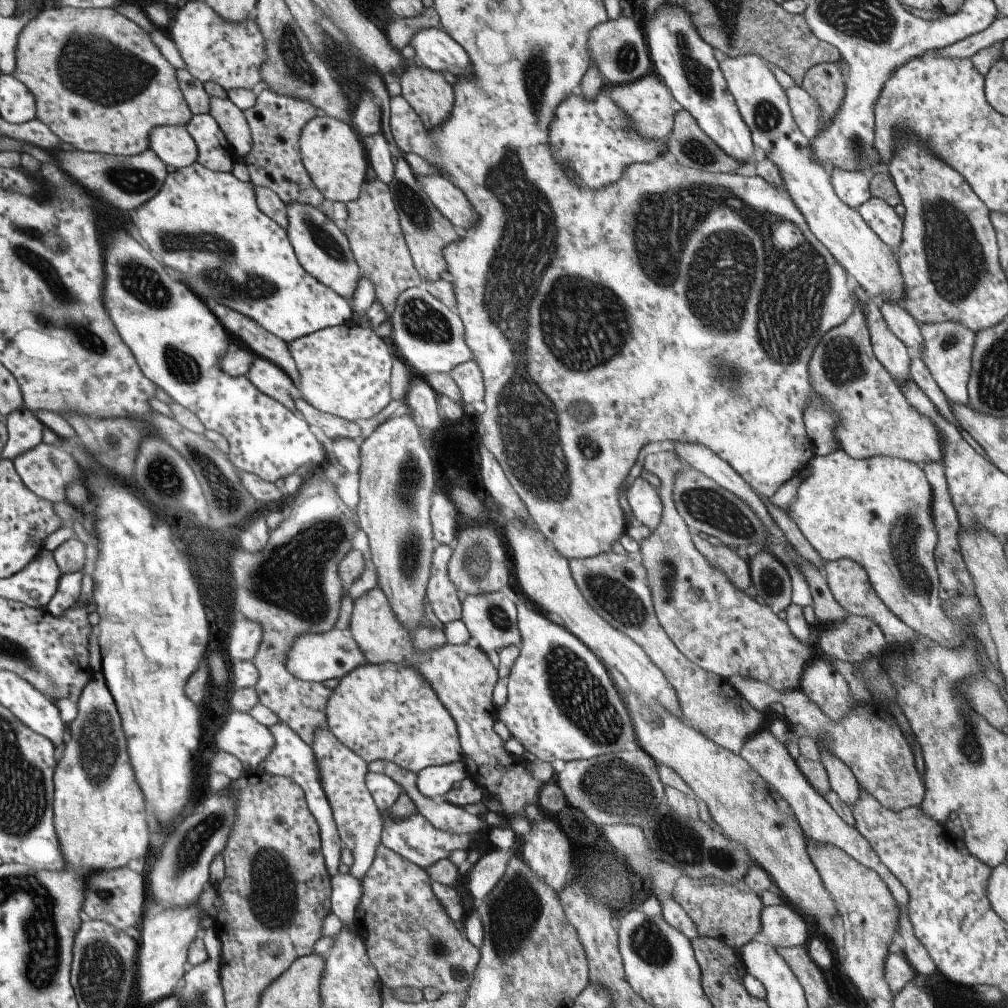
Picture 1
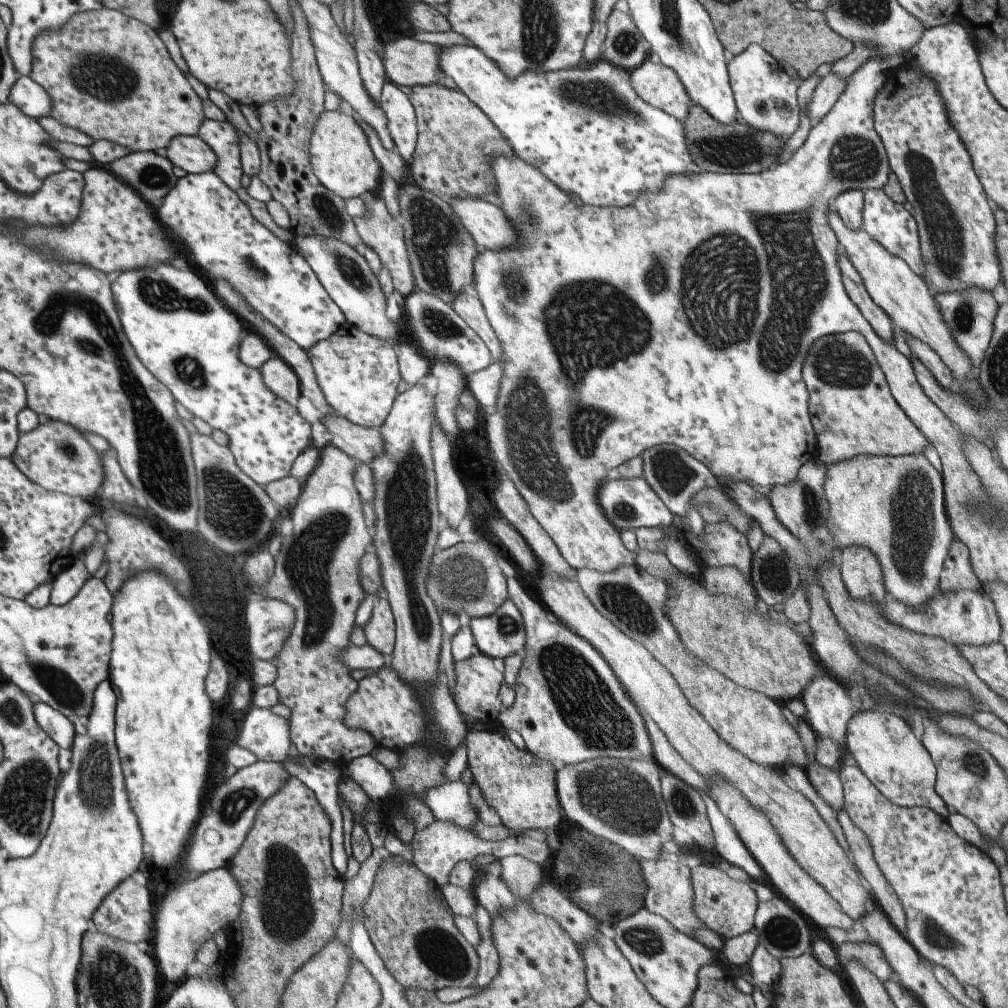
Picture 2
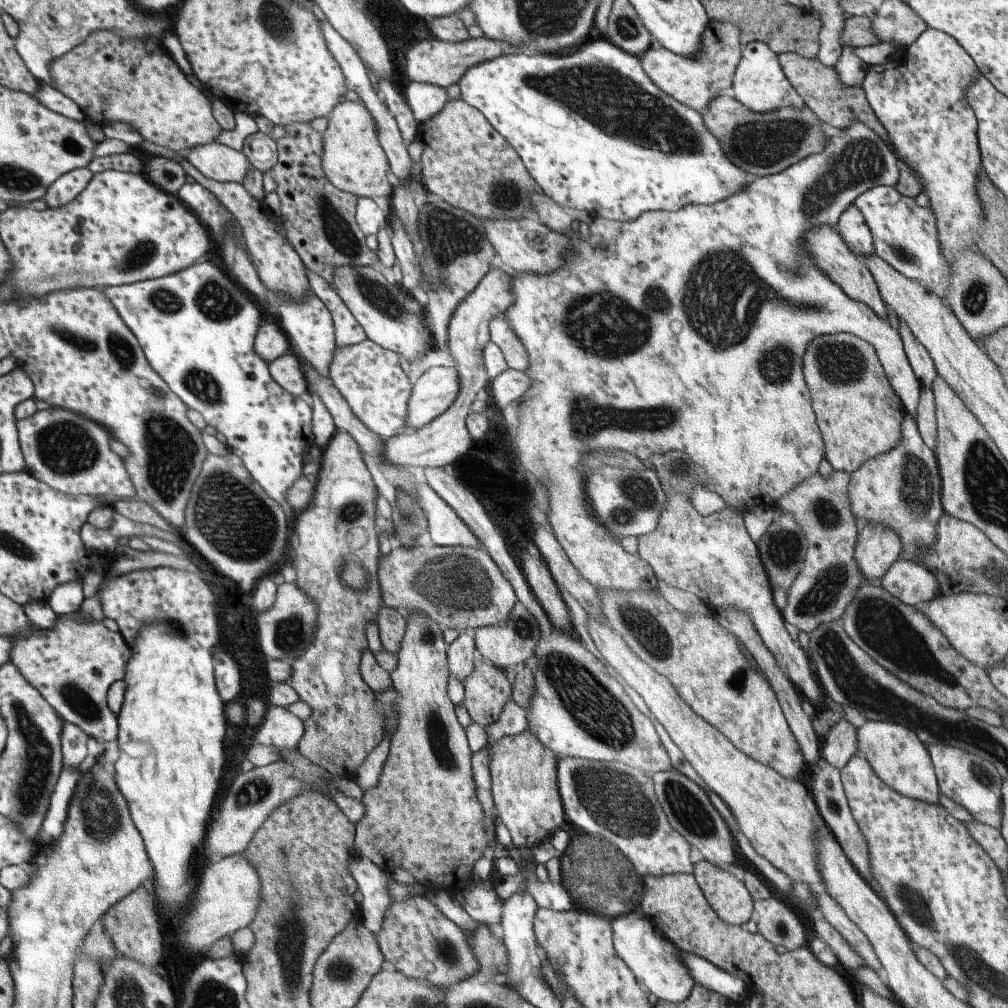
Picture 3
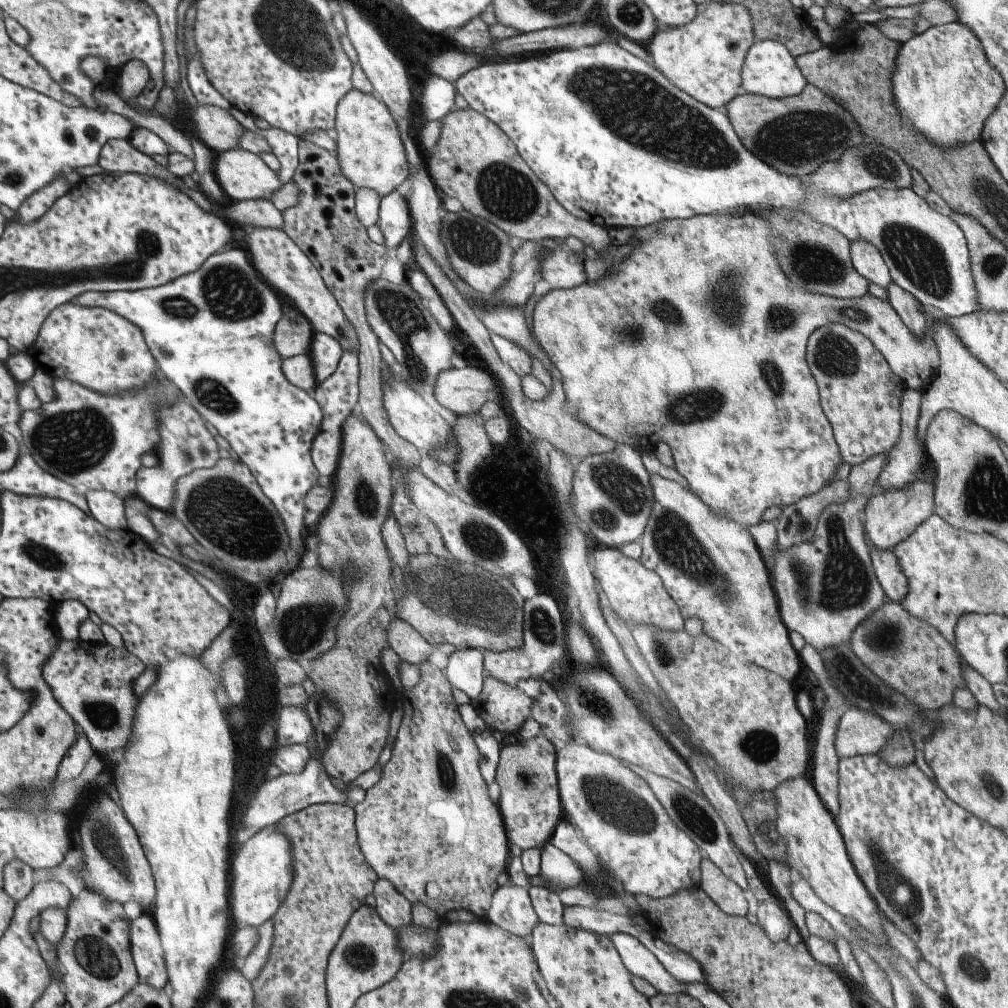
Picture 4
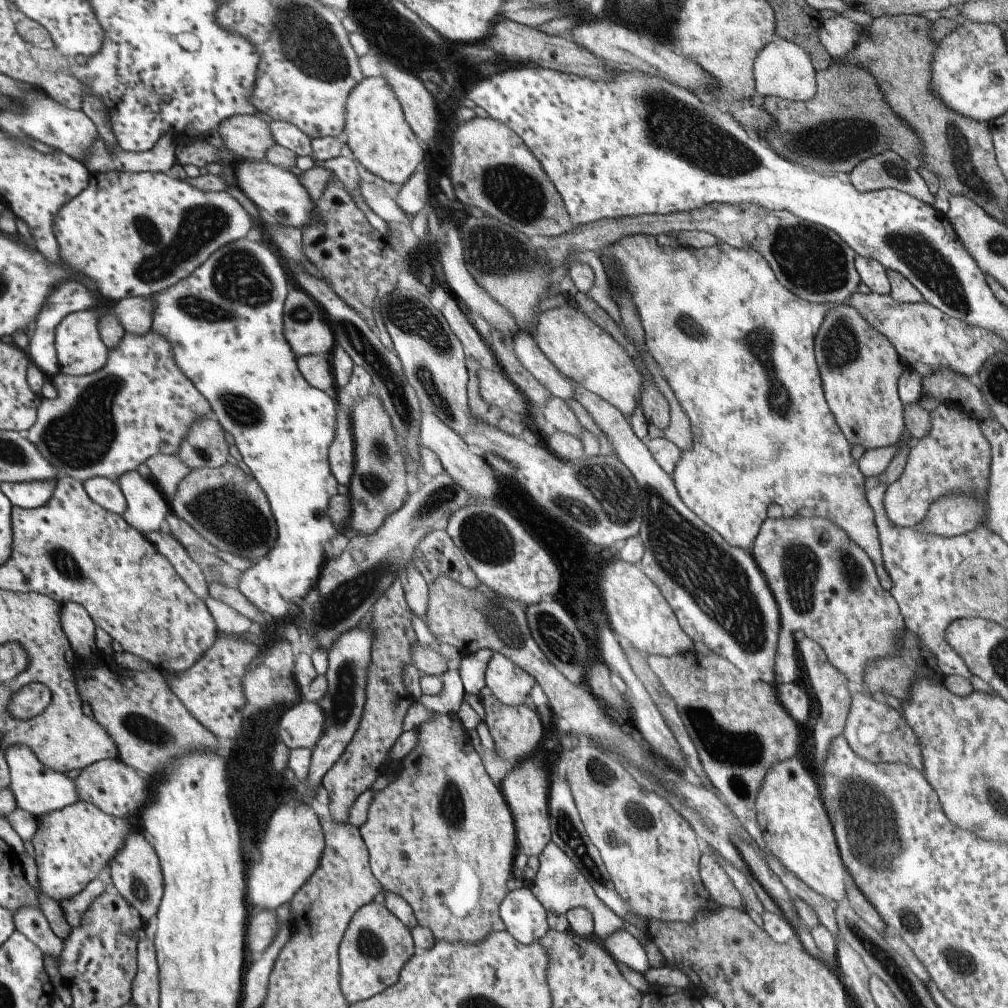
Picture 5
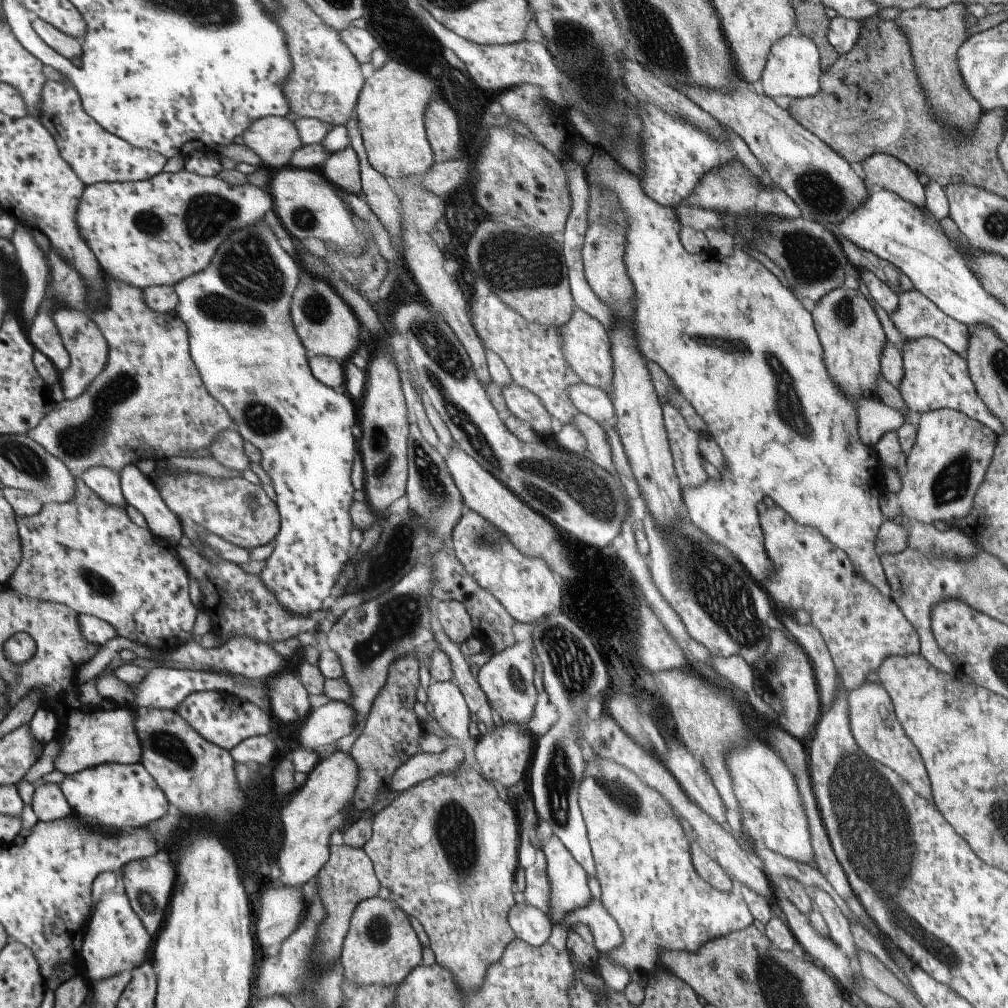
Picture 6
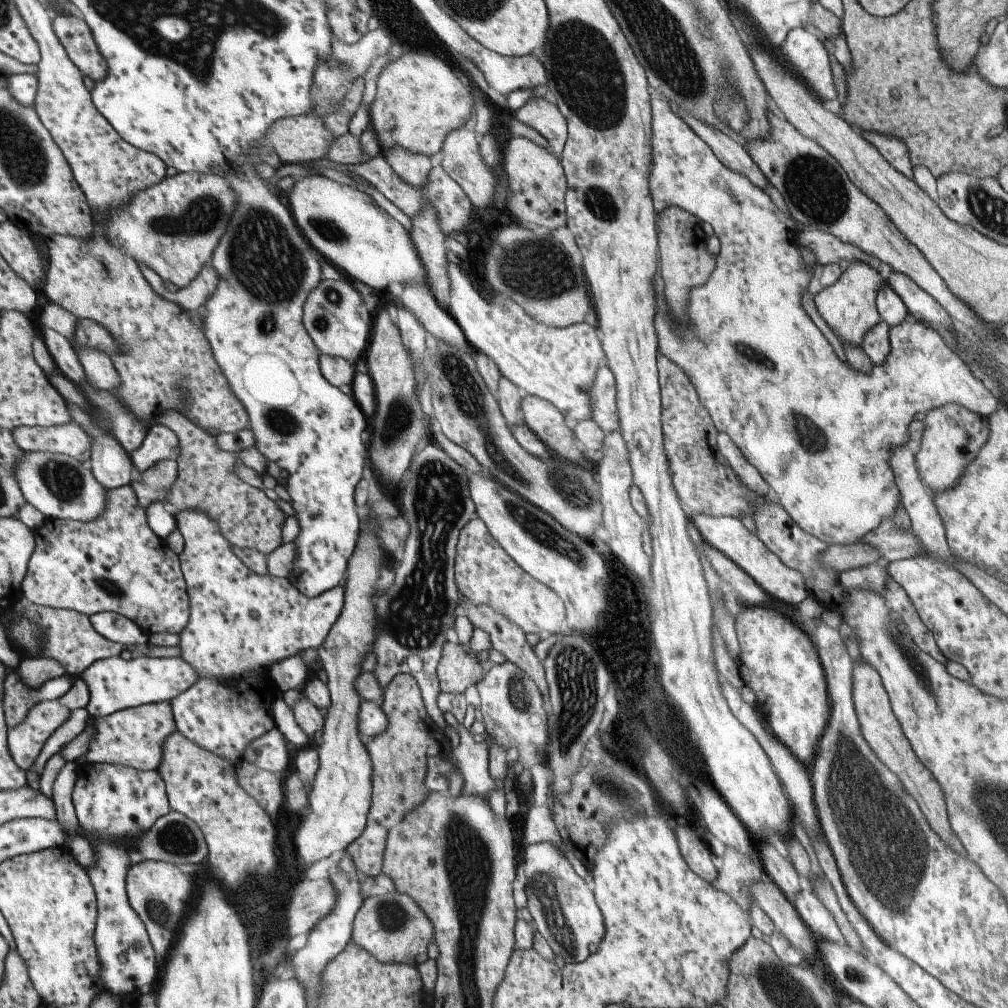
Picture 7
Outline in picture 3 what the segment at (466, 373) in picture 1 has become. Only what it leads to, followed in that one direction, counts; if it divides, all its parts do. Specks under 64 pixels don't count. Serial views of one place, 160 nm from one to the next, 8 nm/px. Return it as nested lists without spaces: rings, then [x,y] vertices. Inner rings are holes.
[[[505,369],[491,380],[491,394],[501,410],[511,401],[521,399],[529,388],[530,378],[521,371]]]

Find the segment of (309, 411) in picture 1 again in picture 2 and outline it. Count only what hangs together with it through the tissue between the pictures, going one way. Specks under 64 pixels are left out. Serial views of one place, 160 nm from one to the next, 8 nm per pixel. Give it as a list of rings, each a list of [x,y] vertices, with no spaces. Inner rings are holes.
[[[340,414],[320,419],[329,427],[331,443],[350,454],[357,463],[363,465],[382,453],[384,440],[379,429],[353,424]]]

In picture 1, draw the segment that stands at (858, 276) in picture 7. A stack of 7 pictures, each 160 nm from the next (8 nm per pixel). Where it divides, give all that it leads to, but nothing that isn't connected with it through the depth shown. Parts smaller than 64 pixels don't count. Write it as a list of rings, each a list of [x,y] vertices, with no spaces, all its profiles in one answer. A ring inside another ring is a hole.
[[[852,296],[854,305],[852,313],[843,324],[828,330],[814,346],[812,355],[808,360],[807,372],[812,390],[822,399],[825,407],[836,413],[836,443],[848,457],[866,459],[883,455],[884,457],[897,457],[909,462],[914,462],[918,467],[929,461],[939,461],[942,455],[940,435],[934,424],[911,408],[905,397],[898,389],[898,384],[892,376],[881,366],[875,358],[870,345],[868,330],[864,321],[861,307]]]

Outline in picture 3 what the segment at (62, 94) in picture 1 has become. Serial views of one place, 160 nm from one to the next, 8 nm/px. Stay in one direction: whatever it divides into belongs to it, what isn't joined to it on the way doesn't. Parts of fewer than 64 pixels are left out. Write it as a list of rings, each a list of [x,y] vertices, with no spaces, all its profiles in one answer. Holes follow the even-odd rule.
[[[97,31],[83,45],[75,47],[65,56],[55,59],[52,73],[56,78],[57,90],[77,101],[89,120],[103,127],[111,121],[123,121],[133,126],[144,141],[188,156],[193,147],[217,142],[224,132],[214,114],[214,103],[209,101],[203,90],[189,82],[189,78],[173,61],[165,48],[157,46],[151,55],[146,49],[147,41],[125,41],[111,31]]]

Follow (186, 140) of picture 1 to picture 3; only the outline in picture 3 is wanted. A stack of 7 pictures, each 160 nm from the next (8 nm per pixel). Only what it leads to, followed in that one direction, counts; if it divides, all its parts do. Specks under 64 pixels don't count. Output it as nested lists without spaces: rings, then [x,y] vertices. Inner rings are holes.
[[[215,142],[193,147],[187,159],[206,177],[220,183],[243,183],[254,168],[245,151]]]

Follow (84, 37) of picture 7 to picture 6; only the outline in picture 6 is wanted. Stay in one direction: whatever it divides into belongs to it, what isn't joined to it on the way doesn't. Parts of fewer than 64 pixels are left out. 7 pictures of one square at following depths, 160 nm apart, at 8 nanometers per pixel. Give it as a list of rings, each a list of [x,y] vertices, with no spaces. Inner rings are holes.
[[[36,16],[33,17],[32,24],[35,32],[41,36],[41,40],[51,46],[56,52],[59,52],[68,60],[73,60],[73,58],[81,59],[83,41],[75,40],[73,36],[57,30],[53,24],[49,24],[49,22],[45,22],[45,20]]]

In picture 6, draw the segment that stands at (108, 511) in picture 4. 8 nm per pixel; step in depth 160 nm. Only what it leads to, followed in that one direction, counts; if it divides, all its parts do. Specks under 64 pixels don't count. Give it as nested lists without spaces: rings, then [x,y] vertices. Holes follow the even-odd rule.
[[[94,467],[85,472],[82,480],[108,503],[124,507],[128,505],[122,490],[121,476],[115,470],[108,467]]]

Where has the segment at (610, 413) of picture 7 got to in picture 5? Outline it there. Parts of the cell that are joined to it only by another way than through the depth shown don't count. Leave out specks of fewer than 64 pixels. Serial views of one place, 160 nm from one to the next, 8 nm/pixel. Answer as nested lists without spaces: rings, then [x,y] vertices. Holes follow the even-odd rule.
[[[517,334],[513,345],[514,355],[521,367],[525,367],[553,397],[575,399],[574,381],[559,372],[541,352],[529,334]]]

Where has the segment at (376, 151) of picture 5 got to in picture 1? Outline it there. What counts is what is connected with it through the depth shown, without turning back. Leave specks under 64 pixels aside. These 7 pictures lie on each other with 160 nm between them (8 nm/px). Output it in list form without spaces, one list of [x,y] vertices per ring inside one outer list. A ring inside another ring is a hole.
[[[327,114],[316,116],[305,125],[300,145],[304,165],[313,182],[329,200],[348,203],[360,196],[368,158],[365,158],[365,150],[348,122]]]

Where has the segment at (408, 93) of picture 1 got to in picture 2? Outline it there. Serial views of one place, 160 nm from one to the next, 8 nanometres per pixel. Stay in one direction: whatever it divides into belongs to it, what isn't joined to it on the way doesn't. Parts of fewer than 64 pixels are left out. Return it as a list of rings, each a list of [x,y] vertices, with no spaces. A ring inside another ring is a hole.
[[[441,83],[429,86],[416,86],[411,87],[412,93],[408,96],[412,107],[414,108],[414,115],[416,118],[416,143],[413,145],[412,155],[408,160],[408,172],[409,180],[421,190],[431,192],[441,196],[445,200],[449,199],[479,199],[485,194],[494,194],[496,192],[496,182],[492,171],[492,160],[495,157],[511,157],[514,152],[511,150],[508,142],[504,136],[493,126],[493,123],[475,106],[461,91],[456,92],[455,90],[444,87]]]

